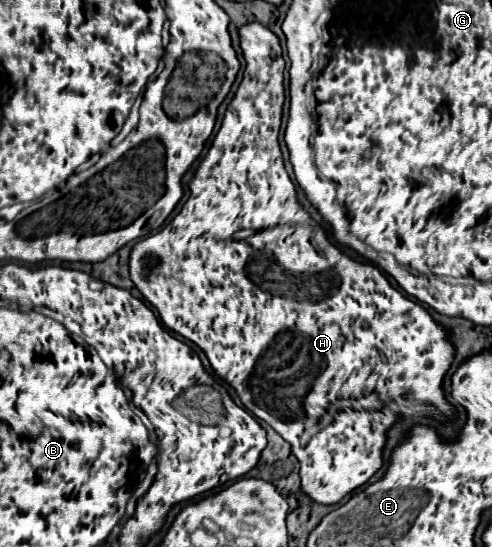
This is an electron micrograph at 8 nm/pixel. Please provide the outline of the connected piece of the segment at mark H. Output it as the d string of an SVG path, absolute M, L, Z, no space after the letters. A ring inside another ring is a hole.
M252 22L252 24L246 24L240 28L240 46L244 50L244 60L246 60L244 80L240 82L236 96L232 98L234 104L228 104L222 128L218 130L218 134L210 146L208 156L200 162L200 166L198 166L198 170L190 182L190 198L182 206L180 214L174 216L172 222L164 226L164 230L140 240L132 248L130 278L132 278L134 286L142 292L142 296L158 310L164 326L178 332L180 336L192 340L194 344L198 344L206 352L216 375L220 379L226 380L236 390L244 408L250 410L260 420L264 420L266 424L270 424L292 446L292 454L300 462L302 490L312 500L316 500L320 504L336 504L346 494L350 494L358 486L366 484L374 476L374 472L382 466L382 448L386 442L384 432L390 426L390 422L384 422L382 410L370 412L364 408L356 408L358 404L354 404L354 400L364 396L368 390L376 390L376 394L380 394L380 400L382 402L386 400L384 402L386 408L390 410L390 406L392 406L392 412L396 412L396 410L400 410L402 414L424 412L426 404L428 404L428 414L432 414L436 418L452 416L454 408L444 400L440 382L442 382L442 378L450 366L450 360L454 356L454 348L448 340L448 332L442 326L438 326L432 320L432 316L418 302L406 298L396 288L392 288L390 282L386 280L386 276L374 264L368 264L368 262L364 264L364 262L352 260L350 256L342 254L330 240L326 240L324 232L316 232L318 226L314 224L310 214L304 212L304 208L300 206L300 202L296 198L296 188L294 188L294 184L288 178L288 172L284 168L280 142L278 142L278 130L280 130L280 122L282 122L282 104L285 100L284 70L286 66L282 57L280 40L266 26ZM350 400L354 406L352 410L340 406L342 402L350 402Z

